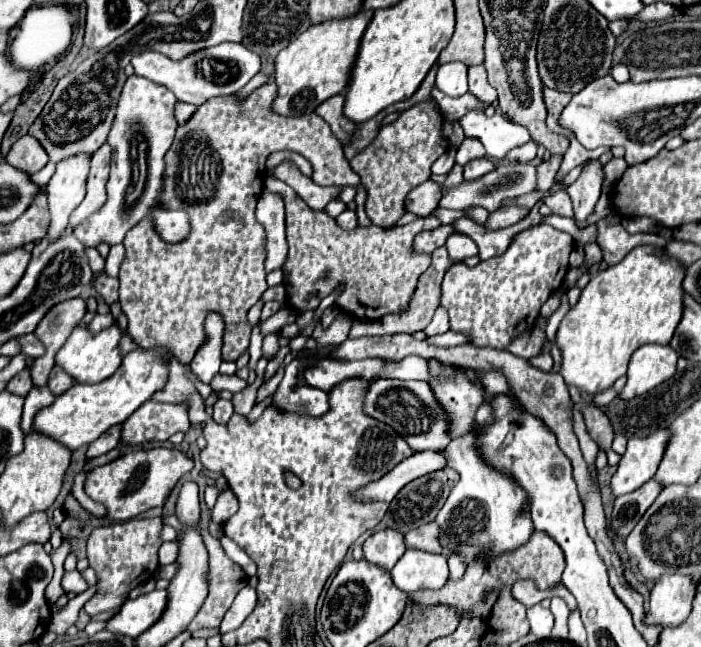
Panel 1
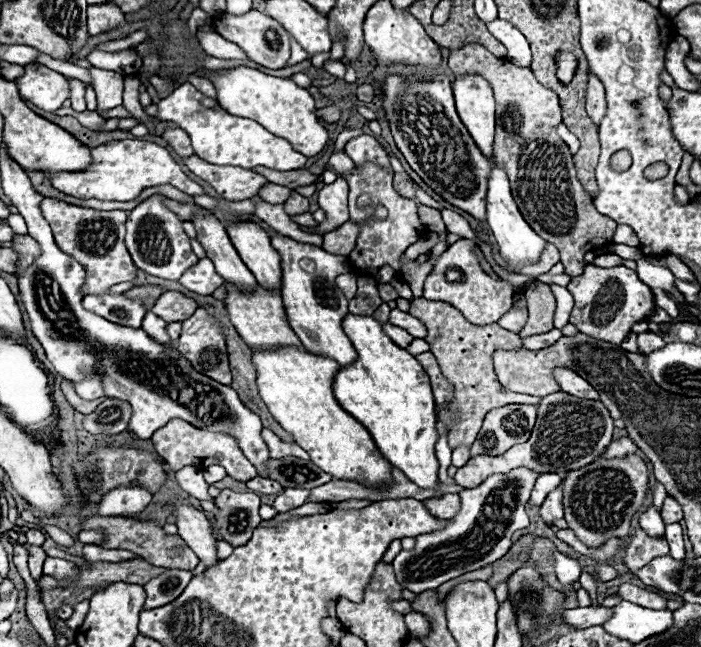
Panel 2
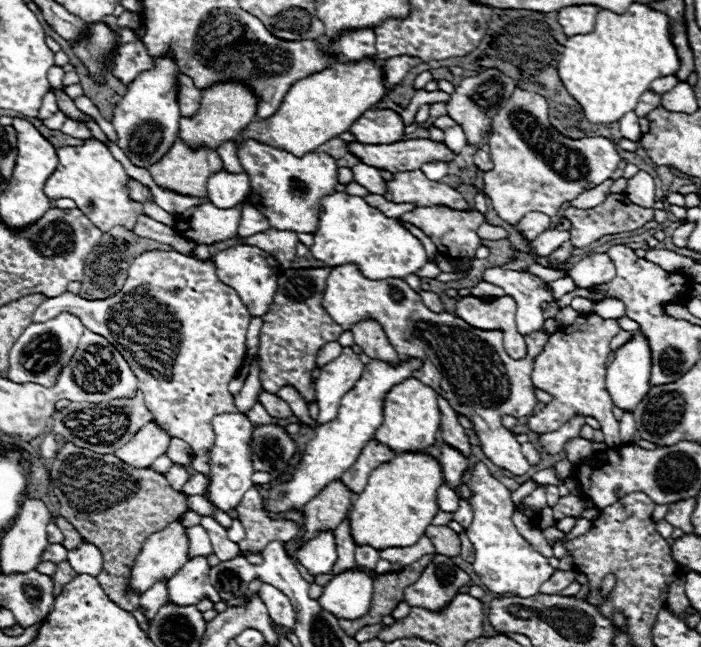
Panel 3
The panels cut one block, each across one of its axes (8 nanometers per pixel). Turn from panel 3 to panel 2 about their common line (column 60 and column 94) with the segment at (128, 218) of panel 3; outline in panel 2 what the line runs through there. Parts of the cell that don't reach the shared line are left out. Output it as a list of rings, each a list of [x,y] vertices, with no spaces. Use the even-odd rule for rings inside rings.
[[[116,140],[110,144],[100,144],[96,148],[90,150],[92,156],[92,164],[86,170],[80,172],[60,172],[60,174],[52,174],[48,172],[46,178],[50,180],[50,184],[74,198],[98,198],[98,200],[118,200],[118,202],[128,202],[134,200],[142,194],[142,190],[146,188],[154,188],[154,186],[162,186],[162,184],[170,184],[176,186],[178,190],[182,190],[184,194],[204,194],[202,186],[198,186],[196,182],[192,182],[182,170],[180,166],[174,162],[174,158],[168,154],[166,148],[154,144],[154,142],[144,142],[144,140]]]

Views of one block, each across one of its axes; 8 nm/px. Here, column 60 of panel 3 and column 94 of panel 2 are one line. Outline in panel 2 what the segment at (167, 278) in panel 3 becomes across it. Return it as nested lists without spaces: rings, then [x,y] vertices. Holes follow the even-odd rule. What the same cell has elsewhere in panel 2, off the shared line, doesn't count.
[[[88,294],[84,298],[84,308],[114,324],[130,328],[140,328],[148,312],[144,302],[126,298],[124,294]]]

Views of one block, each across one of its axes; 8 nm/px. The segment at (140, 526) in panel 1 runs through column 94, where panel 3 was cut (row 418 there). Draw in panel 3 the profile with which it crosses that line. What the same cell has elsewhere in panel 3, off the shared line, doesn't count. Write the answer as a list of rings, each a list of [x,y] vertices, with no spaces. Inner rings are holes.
[[[596,312],[580,314],[574,324],[562,326],[556,334],[552,334],[544,346],[544,352],[536,356],[534,370],[532,370],[532,382],[536,388],[552,394],[552,402],[544,404],[542,410],[532,414],[528,418],[528,430],[536,434],[546,434],[558,430],[562,424],[566,424],[570,418],[582,414],[592,416],[600,422],[606,444],[618,446],[620,440],[620,424],[612,416],[612,400],[606,392],[606,358],[610,354],[610,340],[620,332],[618,320],[610,318],[604,320]]]

